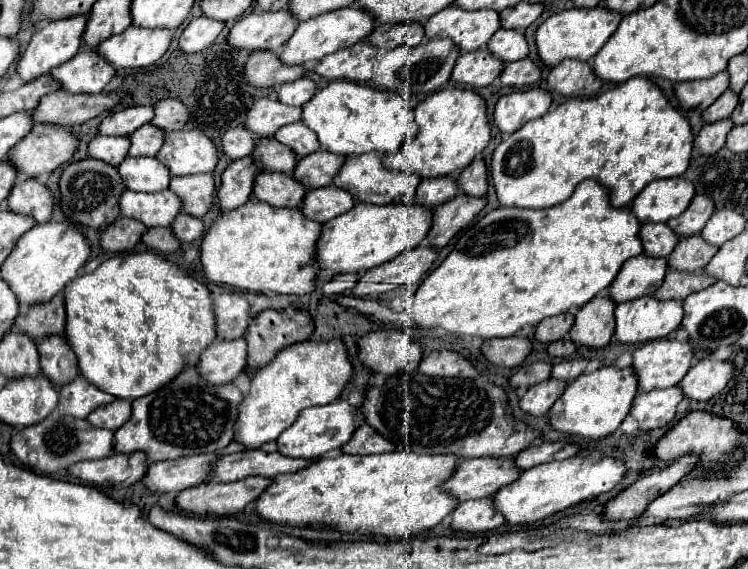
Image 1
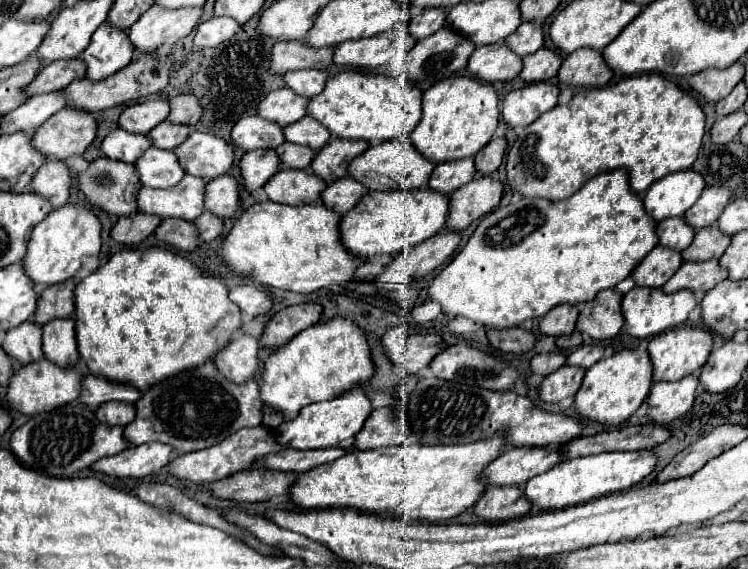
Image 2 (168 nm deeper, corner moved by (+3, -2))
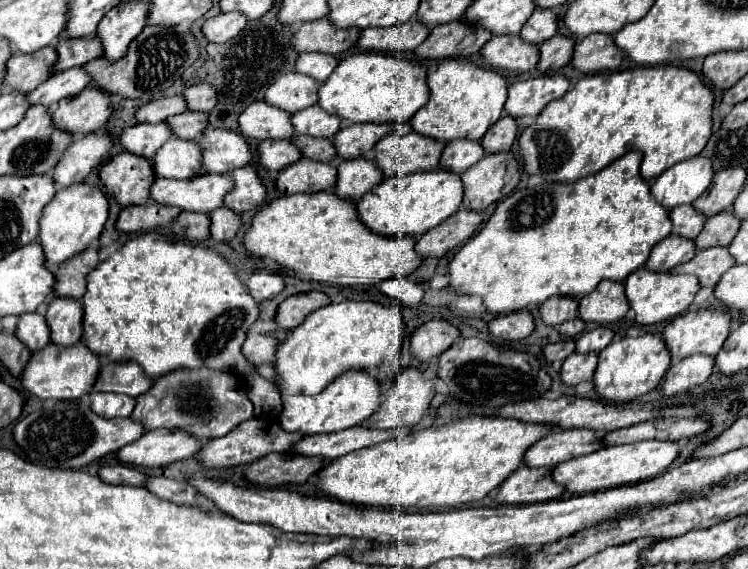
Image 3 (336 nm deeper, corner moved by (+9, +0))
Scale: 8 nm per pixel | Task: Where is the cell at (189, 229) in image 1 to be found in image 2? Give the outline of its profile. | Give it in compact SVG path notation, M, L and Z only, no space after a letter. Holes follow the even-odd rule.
M202 212L198 216L198 220L194 220L194 224L198 230L198 238L204 242L218 238L218 234L222 232L222 220L218 216L214 216L212 212Z

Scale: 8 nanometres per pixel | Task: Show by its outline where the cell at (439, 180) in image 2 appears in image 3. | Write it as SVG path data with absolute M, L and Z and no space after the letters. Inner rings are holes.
M452 140L452 144L446 144L446 148L444 148L440 166L462 174L472 164L476 164L482 156L484 156L484 148L482 148L480 142L474 142L474 140Z

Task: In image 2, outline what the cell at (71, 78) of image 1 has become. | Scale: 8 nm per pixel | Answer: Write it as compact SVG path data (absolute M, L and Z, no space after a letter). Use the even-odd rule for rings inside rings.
M100 24L92 34L88 48L82 52L82 62L86 66L84 78L90 82L102 82L130 64L134 48L126 40L126 30L114 30Z

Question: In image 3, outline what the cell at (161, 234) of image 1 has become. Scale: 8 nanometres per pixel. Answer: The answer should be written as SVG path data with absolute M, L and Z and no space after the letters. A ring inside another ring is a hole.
M182 212L172 224L172 230L180 238L206 240L210 236L210 216L202 212Z

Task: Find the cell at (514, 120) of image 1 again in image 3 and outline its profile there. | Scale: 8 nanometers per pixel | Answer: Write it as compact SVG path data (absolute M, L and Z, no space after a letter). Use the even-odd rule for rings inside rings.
M546 74L516 82L508 88L506 112L514 118L520 116L538 116L544 106L566 94L570 80L564 74Z

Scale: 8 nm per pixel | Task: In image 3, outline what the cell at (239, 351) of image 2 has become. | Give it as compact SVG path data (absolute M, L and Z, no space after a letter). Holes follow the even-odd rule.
M248 332L248 338L246 338L244 346L242 346L242 352L256 366L260 366L260 364L274 364L278 344L280 342L274 336L258 334L258 332Z

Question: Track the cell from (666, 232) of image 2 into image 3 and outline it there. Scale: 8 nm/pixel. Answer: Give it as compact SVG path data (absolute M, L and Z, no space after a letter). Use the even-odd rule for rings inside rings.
M690 204L672 208L672 224L674 224L672 232L674 234L680 234L680 236L686 236L686 238L694 240L700 234L700 230L704 228L706 220L708 218Z

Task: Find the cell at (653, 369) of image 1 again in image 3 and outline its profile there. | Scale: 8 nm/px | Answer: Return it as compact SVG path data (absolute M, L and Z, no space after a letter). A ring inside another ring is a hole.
M720 308L688 310L682 316L676 316L670 324L666 324L666 328L662 332L674 362L680 358L692 356L692 354L716 356L716 352L720 352L720 348L724 346L724 340L728 338L728 334L730 334L730 314Z

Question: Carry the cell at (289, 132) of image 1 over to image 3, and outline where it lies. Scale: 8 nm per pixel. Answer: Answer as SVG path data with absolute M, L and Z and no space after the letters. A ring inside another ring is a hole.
M314 104L310 108L292 114L292 124L296 134L308 134L332 140L340 130L342 120L338 116L328 116L318 104Z

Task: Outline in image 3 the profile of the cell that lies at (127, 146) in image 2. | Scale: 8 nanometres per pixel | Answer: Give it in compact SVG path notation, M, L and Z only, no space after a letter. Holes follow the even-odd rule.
M162 122L162 124L136 124L136 126L126 128L122 132L120 142L128 152L152 158L158 152L158 148L162 148L172 136L174 136L174 132L170 130L170 126L166 122Z

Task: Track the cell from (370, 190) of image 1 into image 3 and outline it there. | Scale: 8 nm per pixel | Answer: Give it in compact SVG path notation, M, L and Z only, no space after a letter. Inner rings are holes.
M418 132L406 136L388 134L374 146L370 158L376 160L384 176L404 176L434 170L444 146L446 144L436 144L436 140L428 140L428 136L420 136Z

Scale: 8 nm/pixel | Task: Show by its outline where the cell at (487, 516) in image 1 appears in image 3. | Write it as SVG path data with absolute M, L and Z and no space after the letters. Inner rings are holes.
M522 466L506 478L496 494L496 500L500 504L534 504L552 498L556 500L564 494L564 490L560 484L552 484L548 476L552 476L552 468Z

